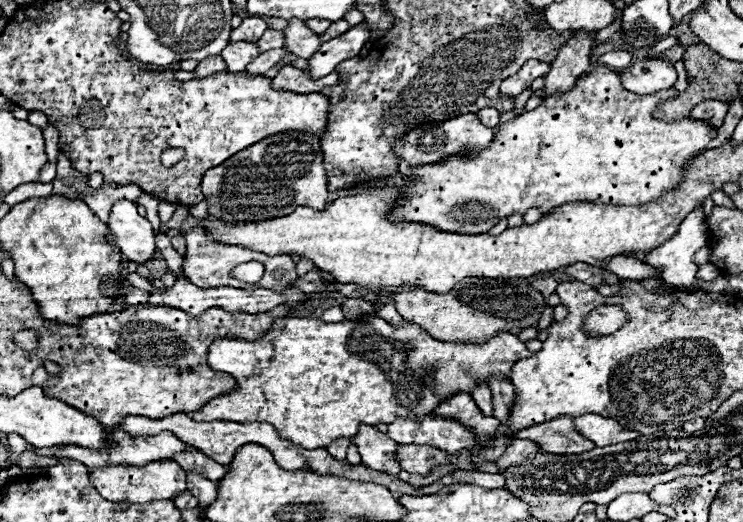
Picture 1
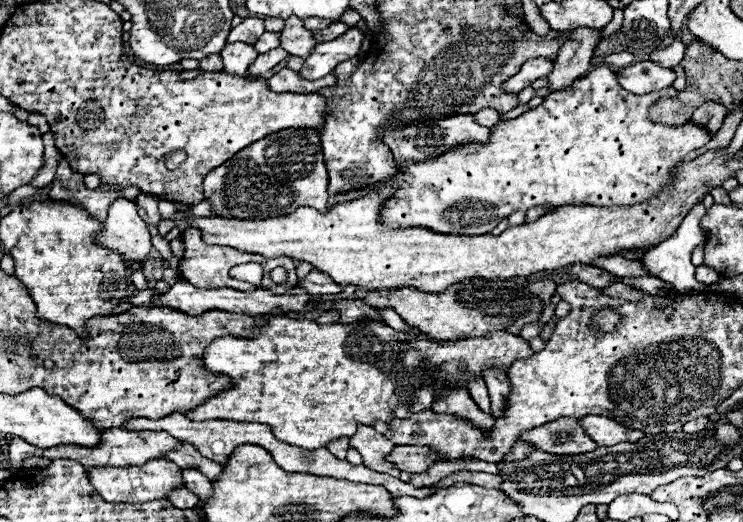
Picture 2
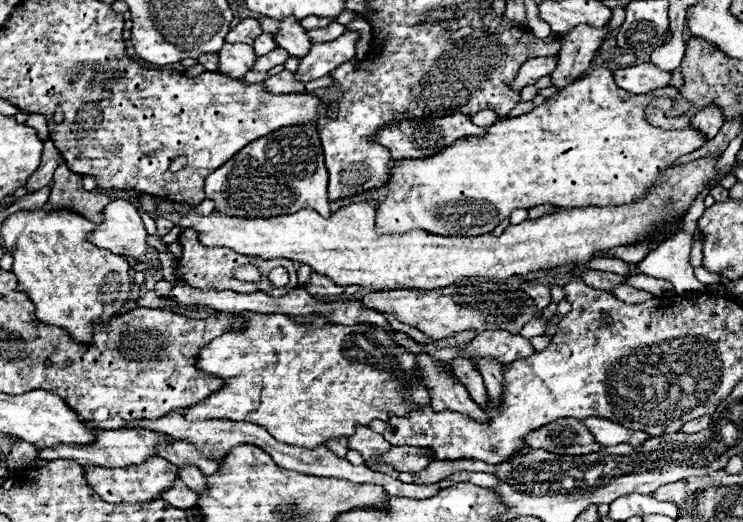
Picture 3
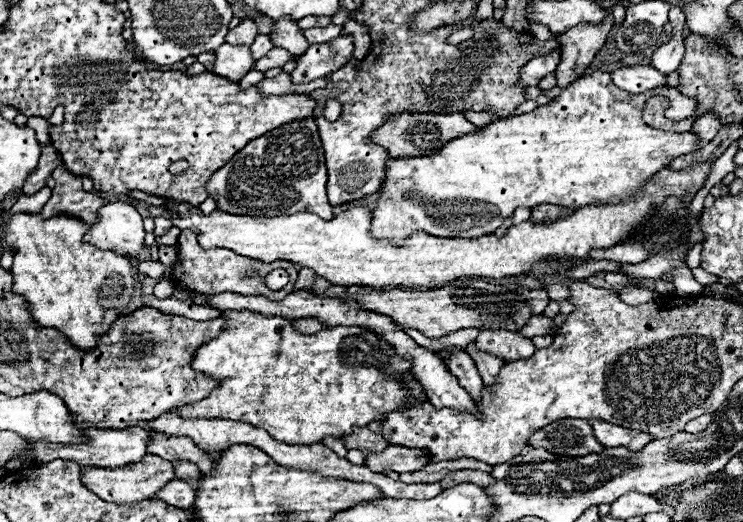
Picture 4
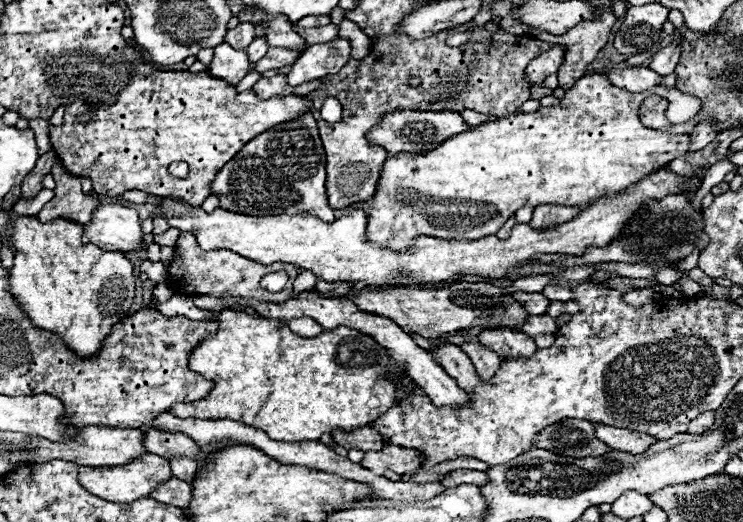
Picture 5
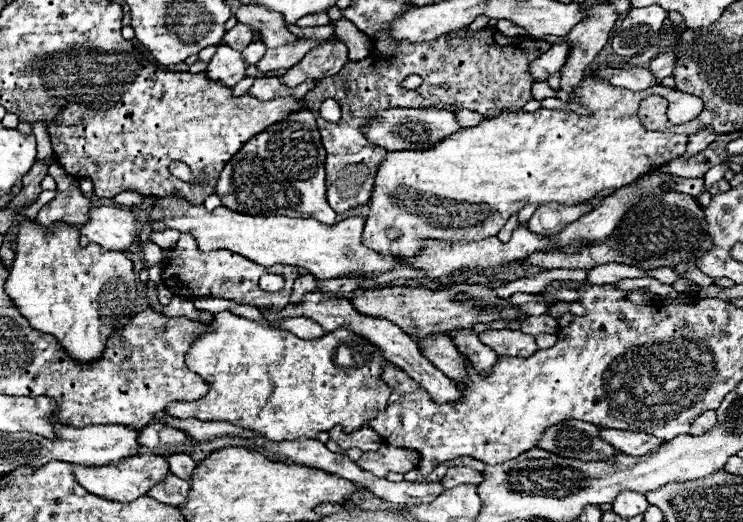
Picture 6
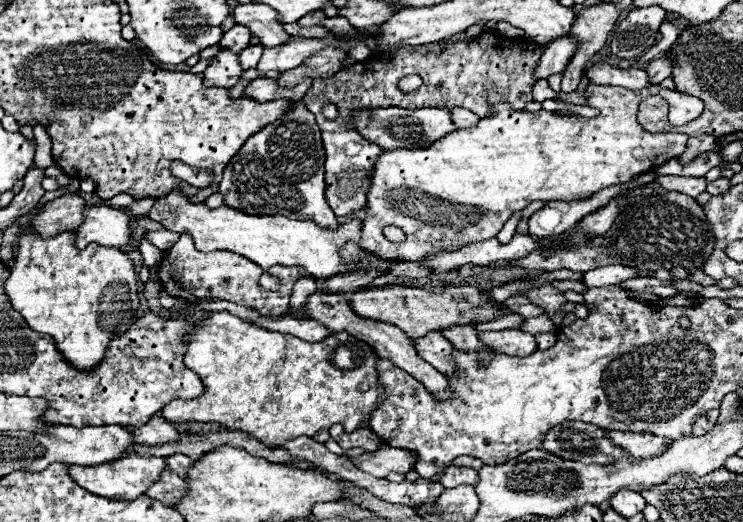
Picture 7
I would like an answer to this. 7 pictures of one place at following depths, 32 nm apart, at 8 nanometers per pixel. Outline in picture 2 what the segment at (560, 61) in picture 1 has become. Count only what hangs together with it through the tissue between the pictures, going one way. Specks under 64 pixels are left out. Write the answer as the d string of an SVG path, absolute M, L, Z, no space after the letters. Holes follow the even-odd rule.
M576 28L568 42L558 50L558 58L554 60L554 68L548 74L548 90L558 92L572 86L582 74L588 72L590 58L594 48L600 42L598 30Z

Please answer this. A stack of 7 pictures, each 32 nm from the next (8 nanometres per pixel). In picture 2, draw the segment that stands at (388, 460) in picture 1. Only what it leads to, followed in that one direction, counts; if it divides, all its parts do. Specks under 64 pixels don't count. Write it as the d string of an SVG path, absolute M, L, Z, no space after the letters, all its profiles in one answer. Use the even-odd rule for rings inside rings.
M360 426L360 430L350 438L350 446L362 454L364 466L395 478L399 477L400 470L386 460L396 444L392 444L384 434L376 432L372 426Z

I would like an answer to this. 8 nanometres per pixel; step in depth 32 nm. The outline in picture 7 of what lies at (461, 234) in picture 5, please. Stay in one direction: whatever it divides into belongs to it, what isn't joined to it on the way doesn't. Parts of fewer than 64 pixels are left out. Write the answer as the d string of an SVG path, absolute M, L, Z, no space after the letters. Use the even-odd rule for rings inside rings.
M588 82L584 94L588 98L588 106L600 110L598 116L562 116L548 110L518 112L506 106L500 94L490 94L494 114L482 118L476 126L456 130L428 148L384 150L374 166L372 186L366 204L368 214L364 218L360 246L372 250L374 254L380 254L382 258L412 260L424 258L424 254L430 254L436 246L452 250L456 246L464 246L464 242L494 238L514 212L526 208L532 202L586 200L602 188L626 184L636 176L650 172L672 158L678 158L686 150L686 134L646 132L638 124L636 110L640 100L660 94L660 86L648 86L648 90L634 92L620 90L618 86L598 86ZM386 226L402 228L406 240L400 244L386 240L382 232Z

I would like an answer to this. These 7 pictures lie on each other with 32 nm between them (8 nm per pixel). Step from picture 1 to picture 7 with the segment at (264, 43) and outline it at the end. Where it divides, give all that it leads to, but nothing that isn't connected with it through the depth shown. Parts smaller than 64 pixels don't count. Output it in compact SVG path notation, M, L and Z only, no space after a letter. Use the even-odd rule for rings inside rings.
M256 44L256 46L248 46L248 48L240 54L240 62L242 62L244 70L254 68L254 66L258 64L258 60L260 60L260 56L262 56L262 50L264 50L264 46L262 46L262 44Z

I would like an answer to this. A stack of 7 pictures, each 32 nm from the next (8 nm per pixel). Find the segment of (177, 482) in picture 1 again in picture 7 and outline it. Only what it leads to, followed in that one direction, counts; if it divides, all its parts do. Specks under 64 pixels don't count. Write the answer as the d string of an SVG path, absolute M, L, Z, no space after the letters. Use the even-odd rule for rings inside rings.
M130 454L128 458L120 458L120 462L108 462L108 466L72 466L70 474L78 486L84 490L104 496L104 498L118 498L118 500L134 500L142 496L154 482L160 480L160 474L166 470L164 458L152 456L138 456Z

